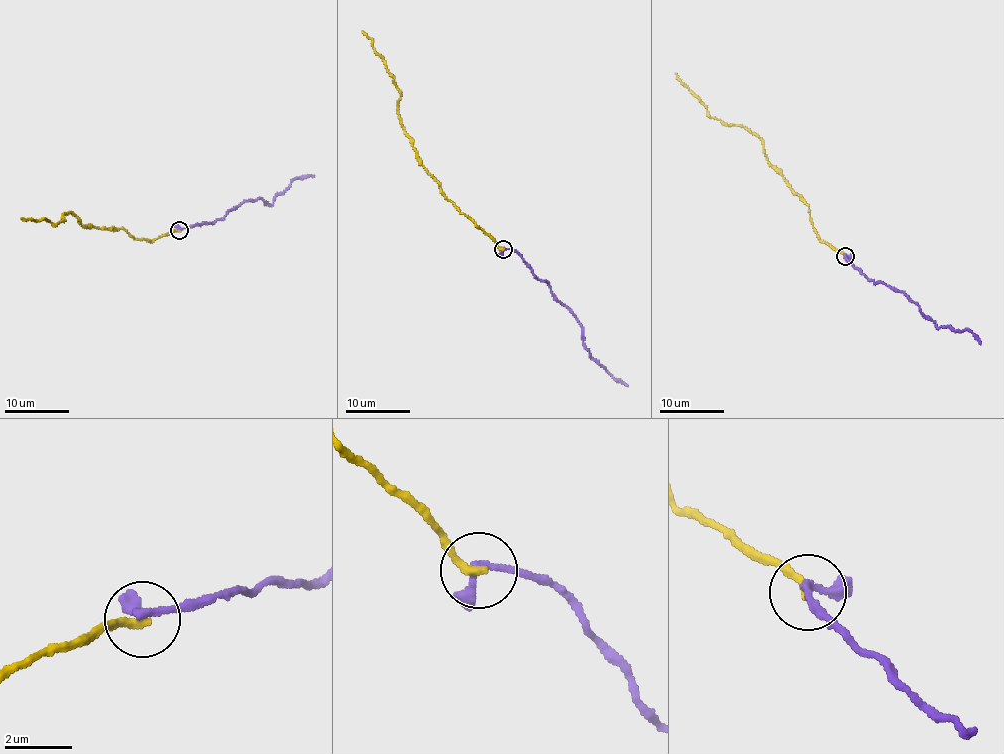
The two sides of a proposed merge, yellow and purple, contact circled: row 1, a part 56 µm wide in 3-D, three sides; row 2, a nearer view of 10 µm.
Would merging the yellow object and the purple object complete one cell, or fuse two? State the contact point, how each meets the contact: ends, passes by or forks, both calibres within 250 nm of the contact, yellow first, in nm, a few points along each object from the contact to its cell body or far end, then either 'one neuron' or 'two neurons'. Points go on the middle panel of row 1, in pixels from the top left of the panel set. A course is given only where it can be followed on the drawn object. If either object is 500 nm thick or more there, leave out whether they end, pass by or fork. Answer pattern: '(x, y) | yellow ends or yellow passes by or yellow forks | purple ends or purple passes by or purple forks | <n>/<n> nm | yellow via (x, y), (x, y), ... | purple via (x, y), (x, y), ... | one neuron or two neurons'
(503, 249) | yellow ends | purple passes by | 280/200 nm | yellow via (502, 249), (448, 199), (428, 173), (403, 127), (398, 108), (400, 92), (362, 30) | purple via (502, 249), (512, 249), (532, 274), (547, 282), (553, 296), (582, 327), (581, 338), (589, 357), (628, 386) | one neuron

